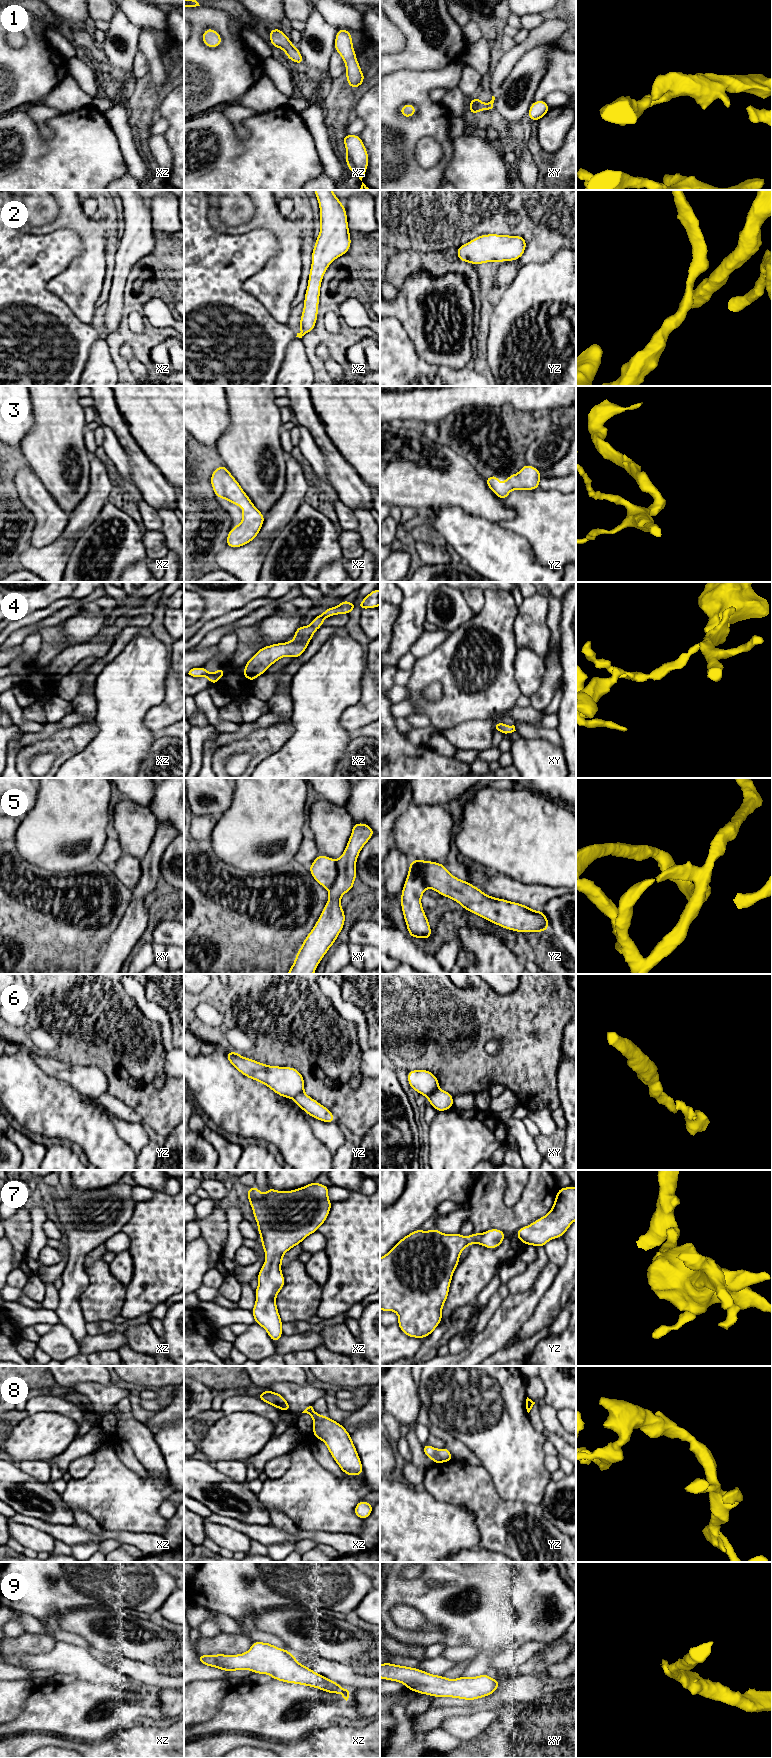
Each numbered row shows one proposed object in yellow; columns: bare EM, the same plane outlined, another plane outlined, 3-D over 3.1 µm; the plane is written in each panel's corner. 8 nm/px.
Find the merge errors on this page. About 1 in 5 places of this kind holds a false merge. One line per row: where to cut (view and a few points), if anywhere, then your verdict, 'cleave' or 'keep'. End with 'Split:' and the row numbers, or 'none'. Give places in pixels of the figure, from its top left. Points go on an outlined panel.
1: cut none; keep
2: cut none; keep
3: cut none; keep
4: cut none; keep
5: cut none; keep
6: cut xy (438, 1089), (427, 1097); cleave
7: cut none; keep
8: cut none; keep
9: cut none; keep
Split: 6

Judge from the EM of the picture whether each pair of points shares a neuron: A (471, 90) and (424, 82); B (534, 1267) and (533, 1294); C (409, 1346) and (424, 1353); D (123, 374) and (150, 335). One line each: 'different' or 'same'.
A: different
B: different
C: different
D: same

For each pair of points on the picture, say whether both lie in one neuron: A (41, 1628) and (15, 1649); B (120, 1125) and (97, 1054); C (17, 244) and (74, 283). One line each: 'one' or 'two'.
A: two
B: two
C: two

